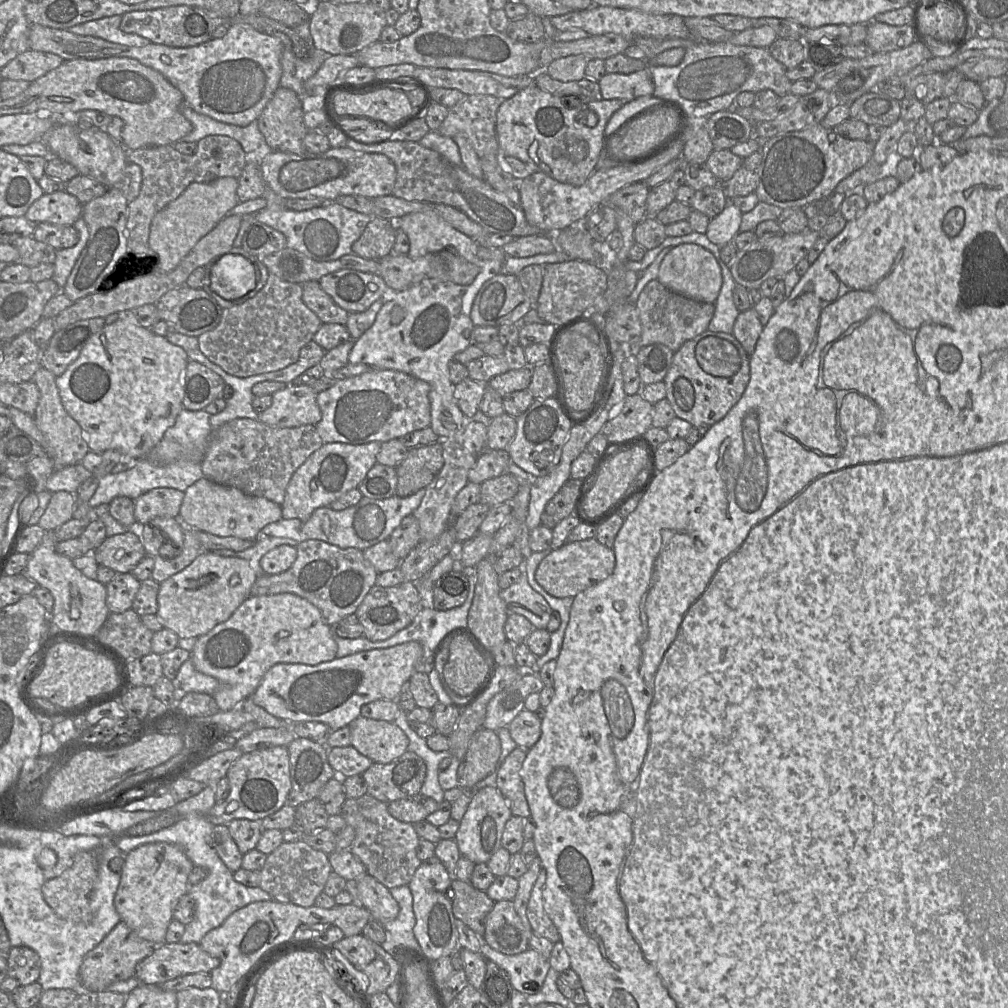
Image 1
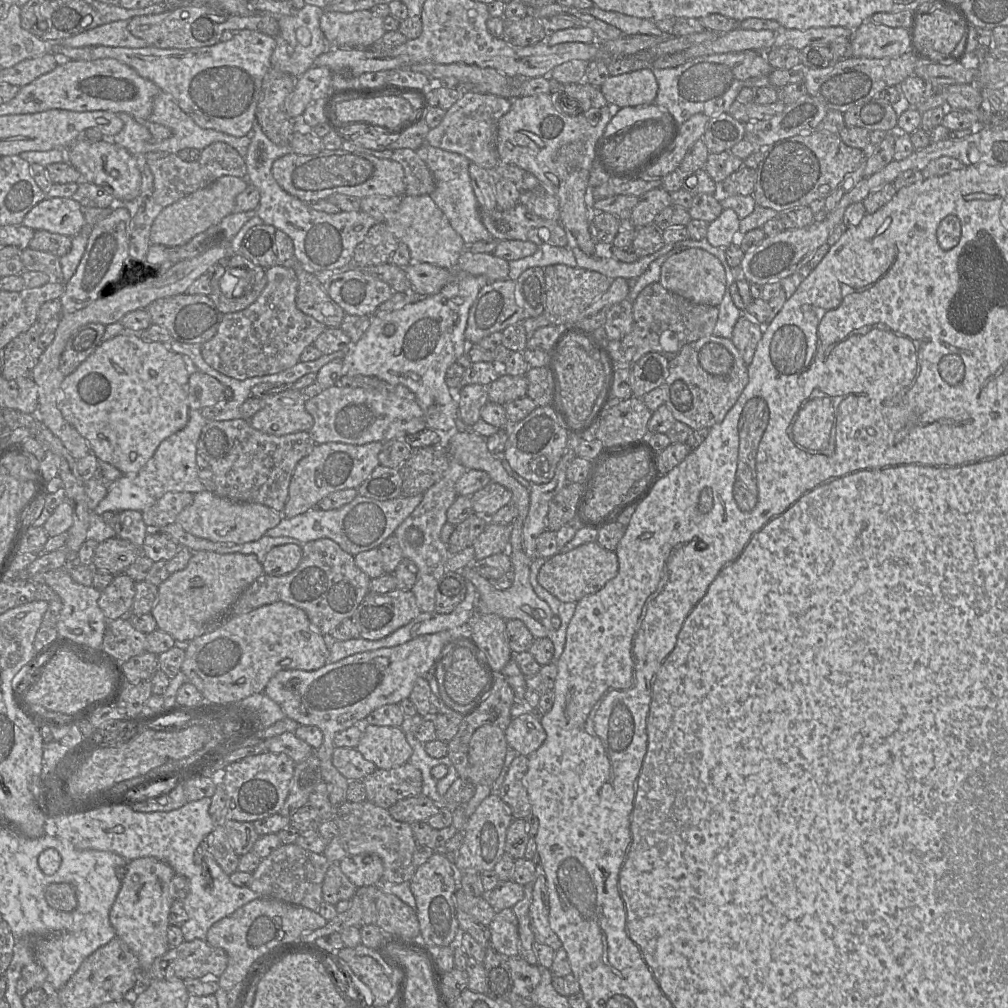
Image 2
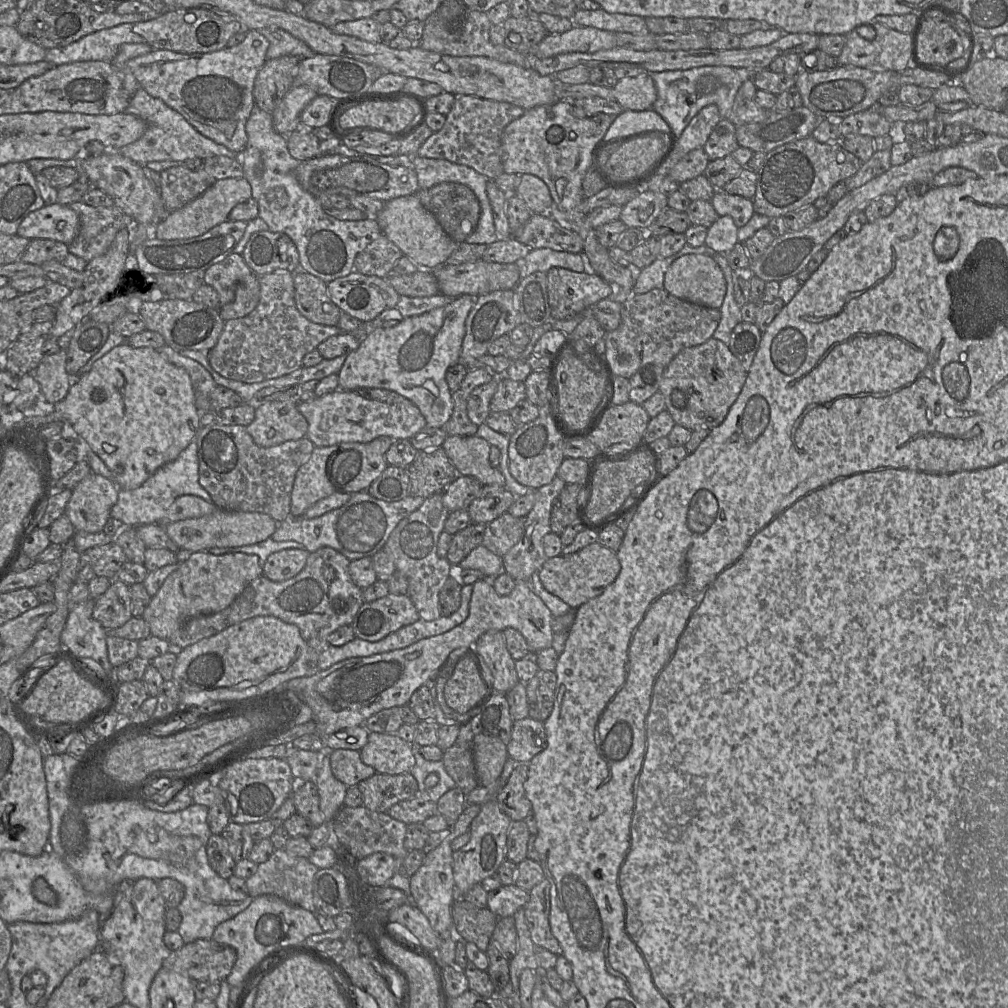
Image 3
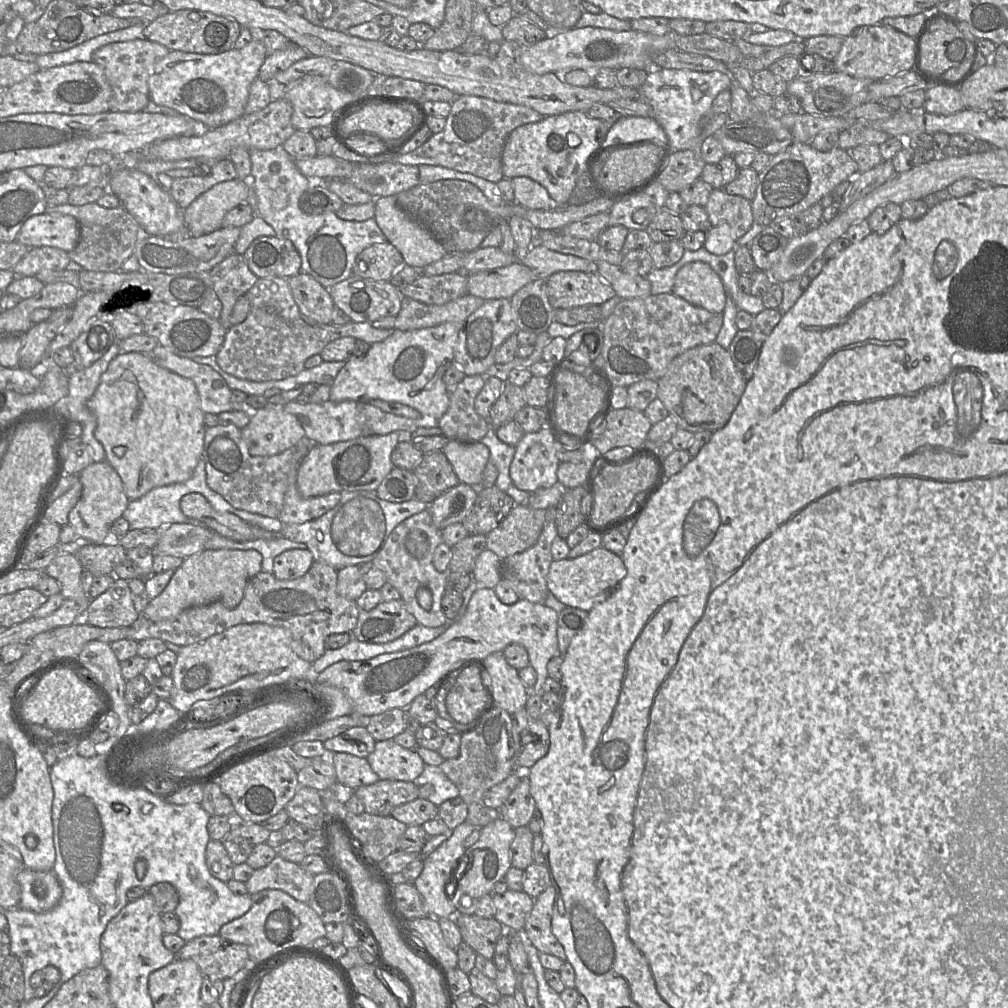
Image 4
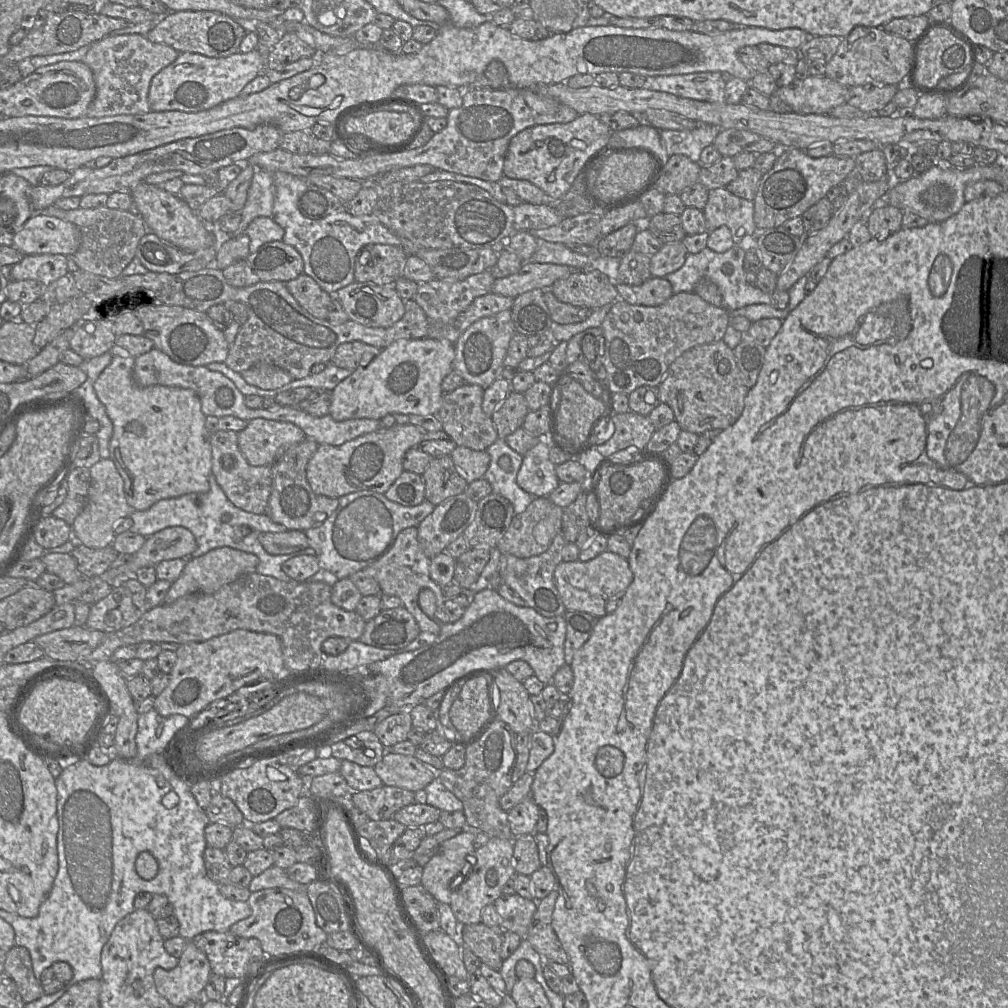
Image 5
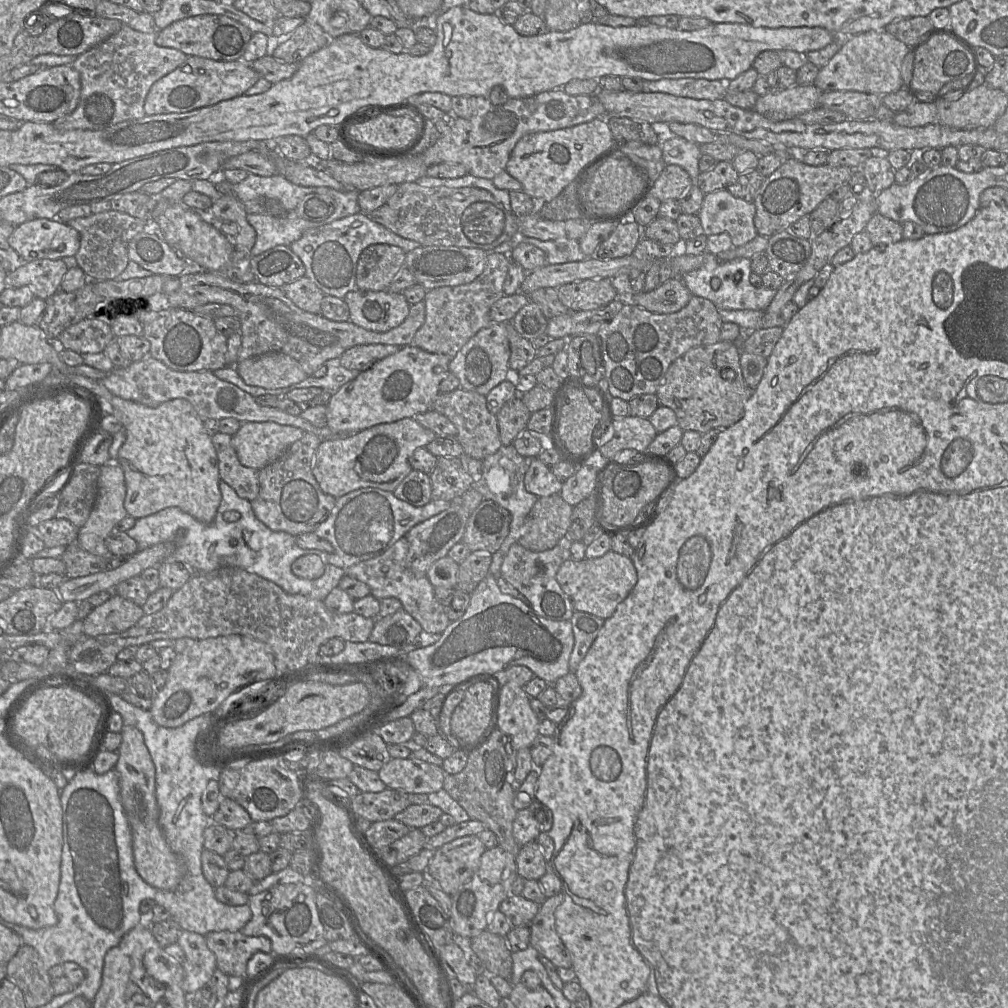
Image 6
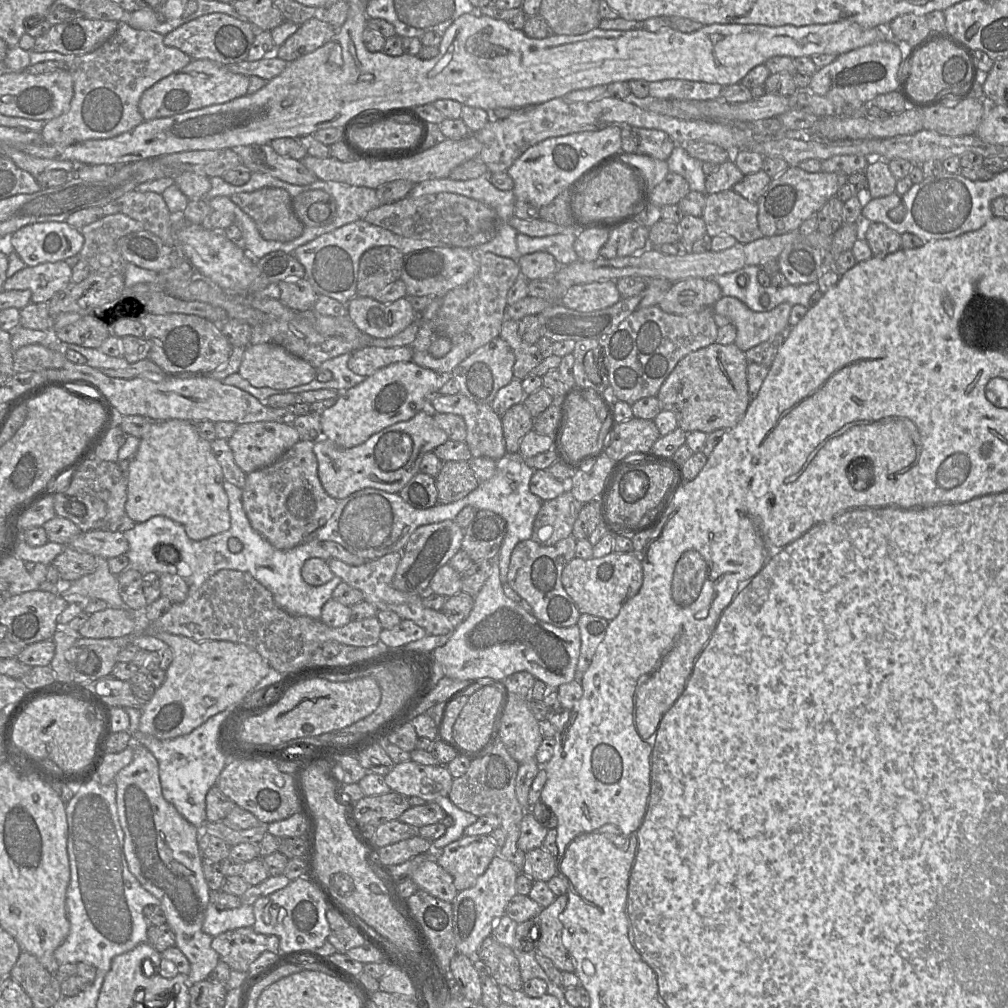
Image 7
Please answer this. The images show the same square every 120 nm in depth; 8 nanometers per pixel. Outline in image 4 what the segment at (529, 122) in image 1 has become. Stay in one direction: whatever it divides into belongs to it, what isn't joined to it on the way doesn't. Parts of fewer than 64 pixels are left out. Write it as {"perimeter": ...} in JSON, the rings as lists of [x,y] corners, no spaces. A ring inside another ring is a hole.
{"perimeter":[[[583,111],[566,112],[559,115],[544,116],[538,122],[521,125],[515,128],[507,137],[502,151],[503,177],[528,177],[542,185],[556,205],[566,205],[577,179],[585,172],[587,157],[603,147],[602,145],[614,120],[594,119]],[[597,262],[594,271],[608,283],[621,299],[633,299],[651,295],[651,283],[646,277],[624,272],[619,266]]]}

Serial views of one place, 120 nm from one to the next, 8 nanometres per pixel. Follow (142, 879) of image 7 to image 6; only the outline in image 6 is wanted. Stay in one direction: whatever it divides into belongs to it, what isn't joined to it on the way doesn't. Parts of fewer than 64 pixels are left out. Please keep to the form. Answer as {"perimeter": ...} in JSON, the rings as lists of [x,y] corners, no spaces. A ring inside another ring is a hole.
{"perimeter":[[[124,725],[119,759],[115,766],[119,775],[120,799],[132,831],[134,865],[140,877],[150,886],[172,891],[185,875],[185,866],[171,850],[159,825],[160,810],[155,794],[155,765],[141,731]],[[180,928],[177,943],[185,954],[182,964],[184,978],[181,983],[184,993],[195,992],[207,986],[217,966],[216,957],[208,948],[205,936]]]}

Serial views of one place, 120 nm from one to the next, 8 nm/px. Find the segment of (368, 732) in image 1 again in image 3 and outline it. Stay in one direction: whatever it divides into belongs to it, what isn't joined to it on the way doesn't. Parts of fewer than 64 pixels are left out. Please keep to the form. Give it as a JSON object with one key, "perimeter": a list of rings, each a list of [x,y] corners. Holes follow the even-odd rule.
{"perimeter":[[[369,732],[368,741],[360,750],[362,761],[377,773],[396,775],[410,772],[415,765],[415,757],[412,753],[412,746],[401,739],[397,734]]]}

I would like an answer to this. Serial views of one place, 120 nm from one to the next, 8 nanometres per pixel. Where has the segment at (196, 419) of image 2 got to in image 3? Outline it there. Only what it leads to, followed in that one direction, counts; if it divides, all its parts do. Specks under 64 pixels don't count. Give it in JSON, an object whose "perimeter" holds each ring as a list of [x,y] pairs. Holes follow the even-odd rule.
{"perimeter":[[[194,439],[175,460],[157,469],[140,487],[132,490],[120,489],[110,516],[120,520],[124,527],[137,527],[162,523],[169,507],[182,495],[196,495],[208,503],[213,503],[209,493],[199,483],[197,452],[197,439]]]}

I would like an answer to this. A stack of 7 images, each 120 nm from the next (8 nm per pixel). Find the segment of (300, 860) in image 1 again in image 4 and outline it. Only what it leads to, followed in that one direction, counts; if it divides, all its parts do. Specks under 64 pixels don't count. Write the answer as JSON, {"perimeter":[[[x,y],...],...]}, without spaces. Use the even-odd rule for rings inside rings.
{"perimeter":[[[277,855],[265,867],[254,870],[245,886],[250,896],[266,889],[276,889],[300,902],[308,903],[313,880],[314,875],[302,869],[299,864]]]}

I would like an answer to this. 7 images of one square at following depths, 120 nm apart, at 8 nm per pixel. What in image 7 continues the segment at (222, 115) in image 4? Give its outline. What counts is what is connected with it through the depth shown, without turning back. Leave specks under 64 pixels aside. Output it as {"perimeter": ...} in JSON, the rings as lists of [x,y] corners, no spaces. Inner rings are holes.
{"perimeter":[[[208,59],[191,60],[184,68],[161,79],[148,88],[139,100],[139,111],[145,121],[169,117],[215,104],[223,104],[235,98],[248,95],[249,77],[229,71],[229,69]]]}

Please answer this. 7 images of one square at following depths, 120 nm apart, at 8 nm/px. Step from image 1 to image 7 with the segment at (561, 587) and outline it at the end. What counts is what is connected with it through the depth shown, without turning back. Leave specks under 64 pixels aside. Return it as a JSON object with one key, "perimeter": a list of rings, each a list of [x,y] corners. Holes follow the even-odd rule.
{"perimeter":[[[634,553],[609,554],[599,558],[574,557],[563,568],[561,583],[575,603],[580,614],[590,614],[607,621],[614,619],[623,604],[635,596],[642,585],[643,573],[639,559]]]}

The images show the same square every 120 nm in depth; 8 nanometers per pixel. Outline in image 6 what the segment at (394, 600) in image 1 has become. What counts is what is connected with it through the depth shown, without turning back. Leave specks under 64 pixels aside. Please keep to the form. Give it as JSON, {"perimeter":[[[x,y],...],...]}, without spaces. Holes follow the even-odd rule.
{"perimeter":[[[405,610],[377,617],[368,641],[384,646],[405,646],[422,632],[420,624]]]}

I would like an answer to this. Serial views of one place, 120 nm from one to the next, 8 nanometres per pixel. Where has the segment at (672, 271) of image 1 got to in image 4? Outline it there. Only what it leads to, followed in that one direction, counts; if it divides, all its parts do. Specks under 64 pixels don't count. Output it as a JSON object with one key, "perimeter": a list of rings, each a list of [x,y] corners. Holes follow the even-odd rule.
{"perimeter":[[[702,261],[689,262],[678,270],[672,293],[715,313],[724,311],[727,299],[720,276]]]}

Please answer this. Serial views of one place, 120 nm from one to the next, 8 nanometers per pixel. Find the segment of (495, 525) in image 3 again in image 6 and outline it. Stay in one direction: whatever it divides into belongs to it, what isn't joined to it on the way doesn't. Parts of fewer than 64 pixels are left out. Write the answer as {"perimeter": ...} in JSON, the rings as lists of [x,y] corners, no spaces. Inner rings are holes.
{"perimeter":[[[560,494],[538,497],[523,521],[517,543],[535,552],[552,549],[566,536],[572,509]]]}

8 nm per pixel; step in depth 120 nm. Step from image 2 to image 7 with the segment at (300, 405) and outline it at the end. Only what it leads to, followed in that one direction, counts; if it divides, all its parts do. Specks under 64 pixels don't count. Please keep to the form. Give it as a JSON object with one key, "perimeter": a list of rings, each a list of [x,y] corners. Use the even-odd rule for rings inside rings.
{"perimeter":[[[268,421],[238,425],[228,445],[235,463],[248,474],[271,465],[299,440],[292,424]]]}

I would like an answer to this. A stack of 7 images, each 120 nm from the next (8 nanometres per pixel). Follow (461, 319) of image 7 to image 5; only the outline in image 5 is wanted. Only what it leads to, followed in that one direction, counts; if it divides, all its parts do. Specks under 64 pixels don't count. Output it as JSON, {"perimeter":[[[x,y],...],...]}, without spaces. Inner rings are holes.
{"perimeter":[[[494,267],[493,270],[468,276],[463,280],[432,279],[425,283],[418,283],[419,287],[413,300],[423,309],[429,320],[429,335],[426,338],[446,339],[455,344],[462,333],[455,327],[456,318],[474,299],[491,293],[495,279]]]}

